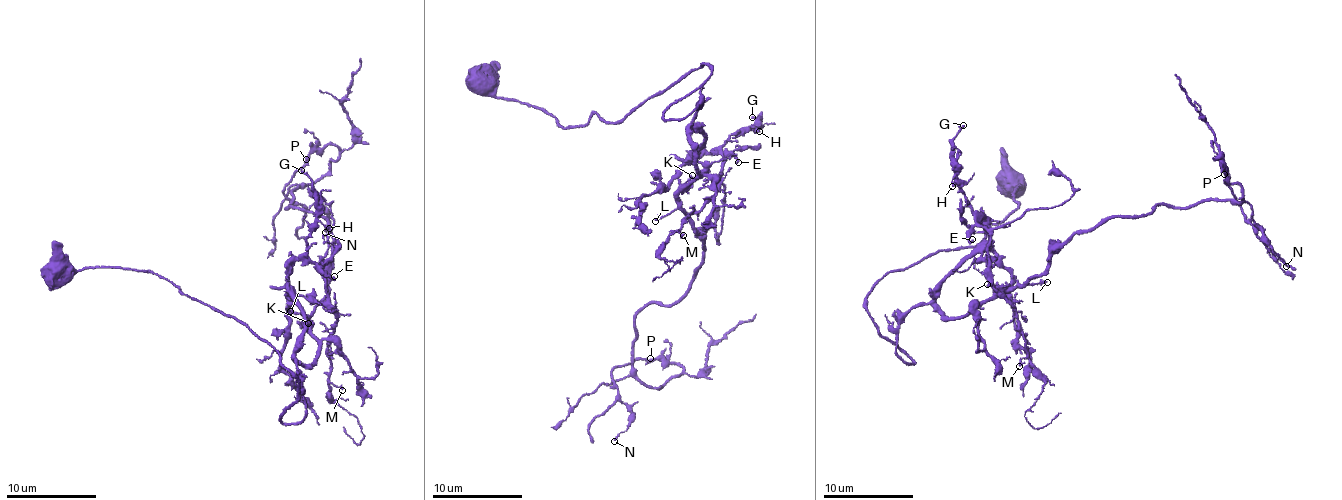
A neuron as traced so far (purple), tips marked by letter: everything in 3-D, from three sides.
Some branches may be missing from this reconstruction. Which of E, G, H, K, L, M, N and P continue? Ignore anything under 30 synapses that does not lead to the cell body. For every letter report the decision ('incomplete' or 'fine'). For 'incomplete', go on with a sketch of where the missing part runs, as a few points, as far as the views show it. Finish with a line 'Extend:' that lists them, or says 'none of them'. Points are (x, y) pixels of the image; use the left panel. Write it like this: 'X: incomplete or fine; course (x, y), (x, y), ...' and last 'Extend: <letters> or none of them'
E: fine
G: fine
H: fine
K: fine
L: fine
M: fine
N: fine
P: fine
Extend: none of them

